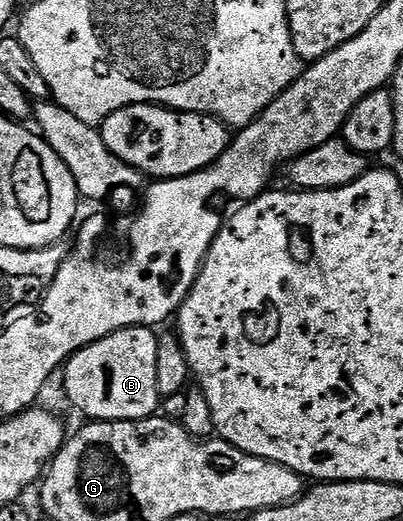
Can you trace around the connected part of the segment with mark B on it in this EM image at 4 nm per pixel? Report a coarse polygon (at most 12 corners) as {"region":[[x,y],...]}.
{"region":[[127,327],[76,352],[64,391],[88,421],[161,410],[158,335]]}

